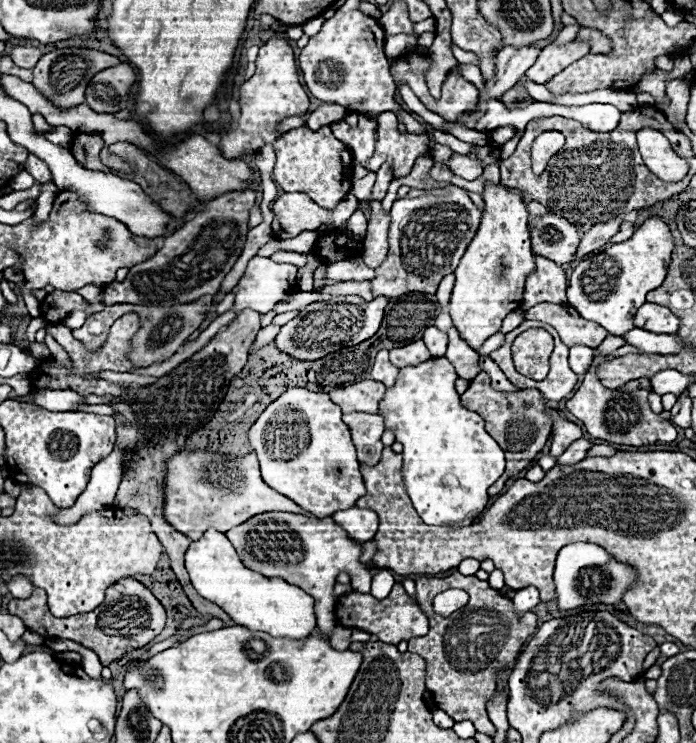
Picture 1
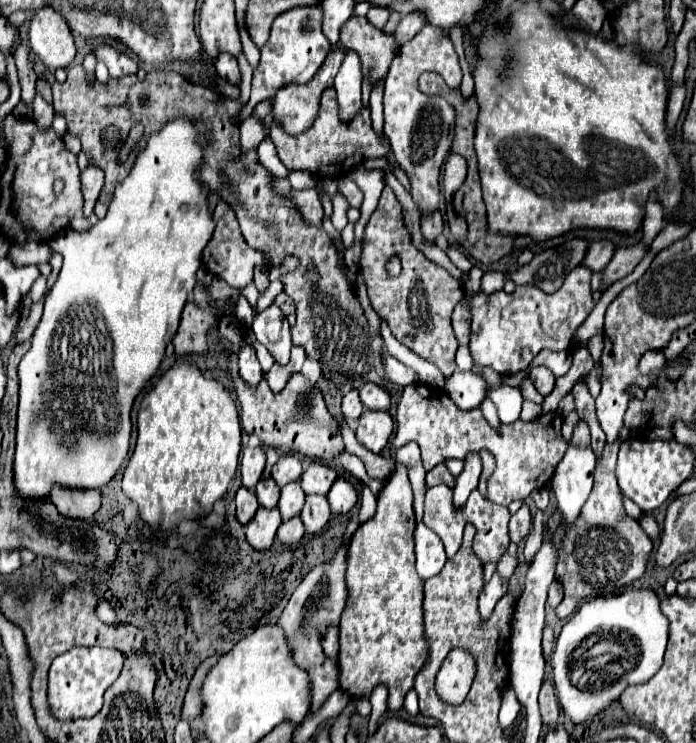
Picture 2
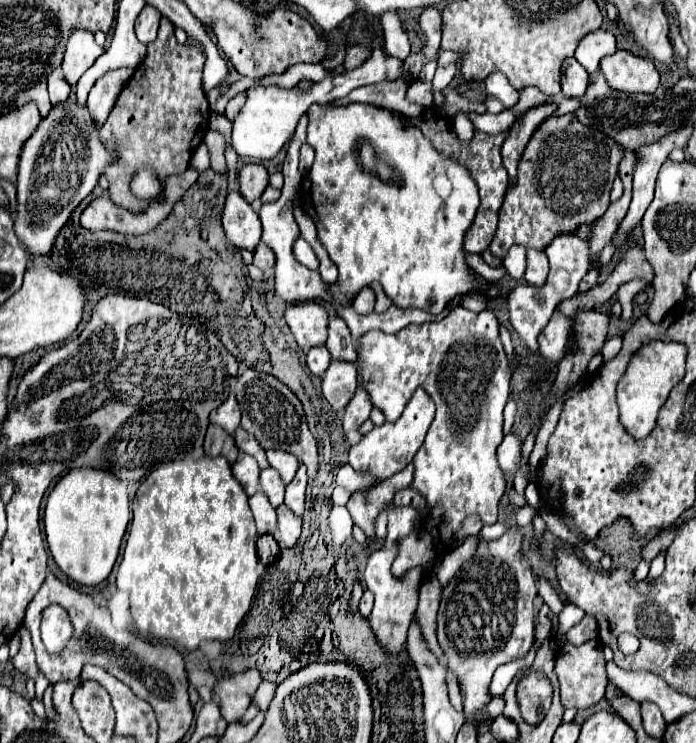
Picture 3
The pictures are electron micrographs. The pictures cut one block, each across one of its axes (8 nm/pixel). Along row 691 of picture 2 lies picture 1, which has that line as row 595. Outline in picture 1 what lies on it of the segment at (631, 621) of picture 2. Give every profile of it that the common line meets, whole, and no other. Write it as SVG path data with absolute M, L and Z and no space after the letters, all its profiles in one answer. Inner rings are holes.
M574 542L560 550L554 570L554 584L556 584L556 598L560 610L574 610L586 604L618 604L628 588L638 582L638 574L630 564L614 560L598 544L588 542Z

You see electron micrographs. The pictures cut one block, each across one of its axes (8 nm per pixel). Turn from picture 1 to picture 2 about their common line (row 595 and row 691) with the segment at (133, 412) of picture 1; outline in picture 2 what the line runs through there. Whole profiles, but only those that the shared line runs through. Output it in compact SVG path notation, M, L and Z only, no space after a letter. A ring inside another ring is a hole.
M212 656L212 658L208 658L208 660L204 660L204 662L196 668L196 672L194 672L194 676L192 676L192 680L190 680L190 686L188 686L188 690L186 690L186 696L184 696L182 720L192 720L192 718L196 718L196 714L200 714L202 702L200 702L198 690L200 690L200 686L202 686L204 674L216 664L216 658L218 658L218 656Z

